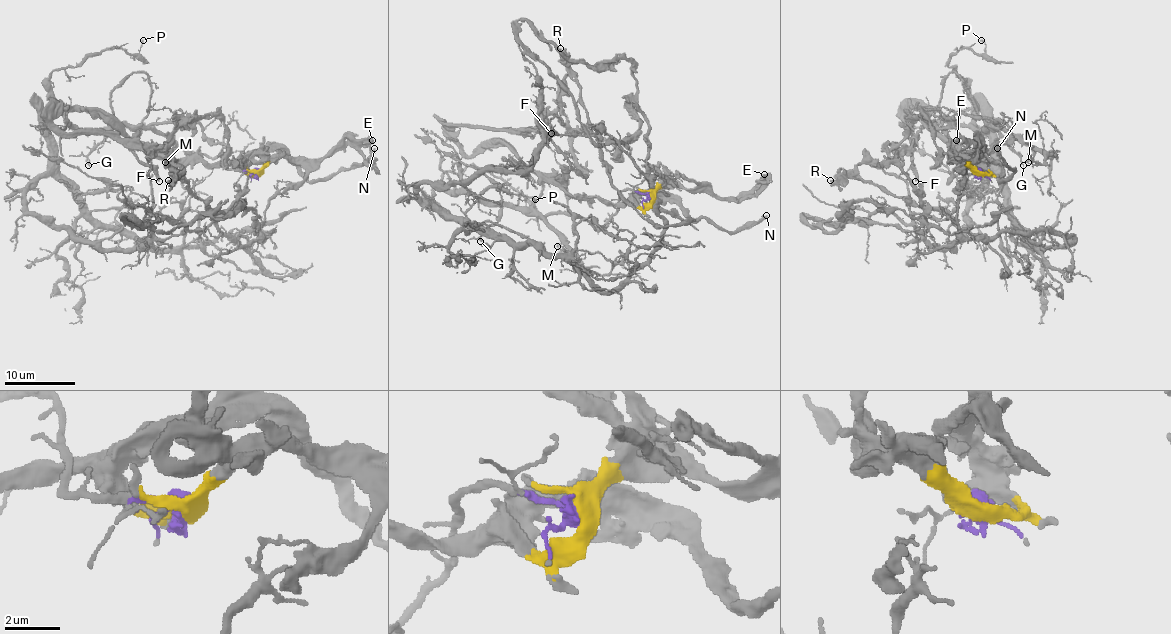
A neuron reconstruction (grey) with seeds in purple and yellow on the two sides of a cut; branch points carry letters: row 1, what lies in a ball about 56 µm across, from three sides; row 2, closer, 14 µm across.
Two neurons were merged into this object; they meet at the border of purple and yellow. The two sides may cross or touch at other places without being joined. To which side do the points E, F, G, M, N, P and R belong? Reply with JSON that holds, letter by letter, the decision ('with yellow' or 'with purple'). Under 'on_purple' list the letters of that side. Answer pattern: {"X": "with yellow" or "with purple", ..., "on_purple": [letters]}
{"E": "with yellow", "F": "with yellow", "G": "with purple", "M": "with purple", "N": "with yellow", "P": "with purple", "R": "with yellow", "on_purple": ["G", "M", "P"]}

